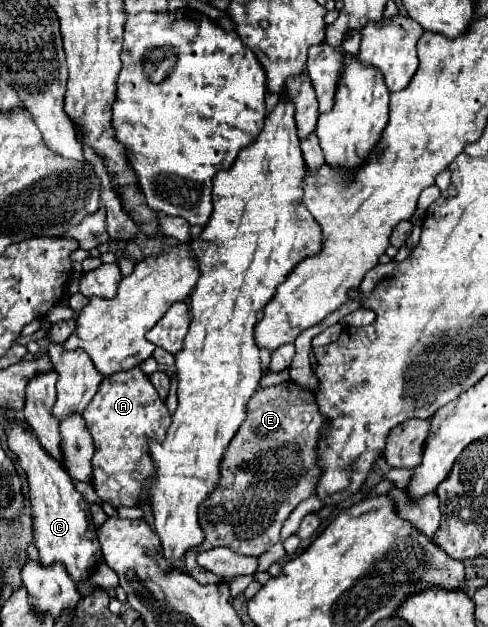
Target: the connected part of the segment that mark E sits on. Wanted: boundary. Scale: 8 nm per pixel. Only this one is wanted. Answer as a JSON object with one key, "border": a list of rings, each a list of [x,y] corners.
{"border":[[[283,381],[279,385],[255,391],[251,403],[247,405],[247,419],[243,421],[243,427],[239,427],[239,431],[235,433],[235,439],[231,439],[227,455],[223,455],[223,475],[219,487],[215,489],[215,495],[211,495],[211,499],[207,499],[203,507],[199,507],[199,523],[205,531],[205,543],[199,545],[195,553],[199,555],[201,551],[209,551],[215,547],[229,547],[237,553],[259,557],[273,543],[277,543],[281,527],[291,511],[303,499],[315,493],[315,479],[319,477],[319,469],[315,465],[315,447],[319,429],[325,425],[327,419],[321,417],[315,395],[299,387],[295,381]]]}

